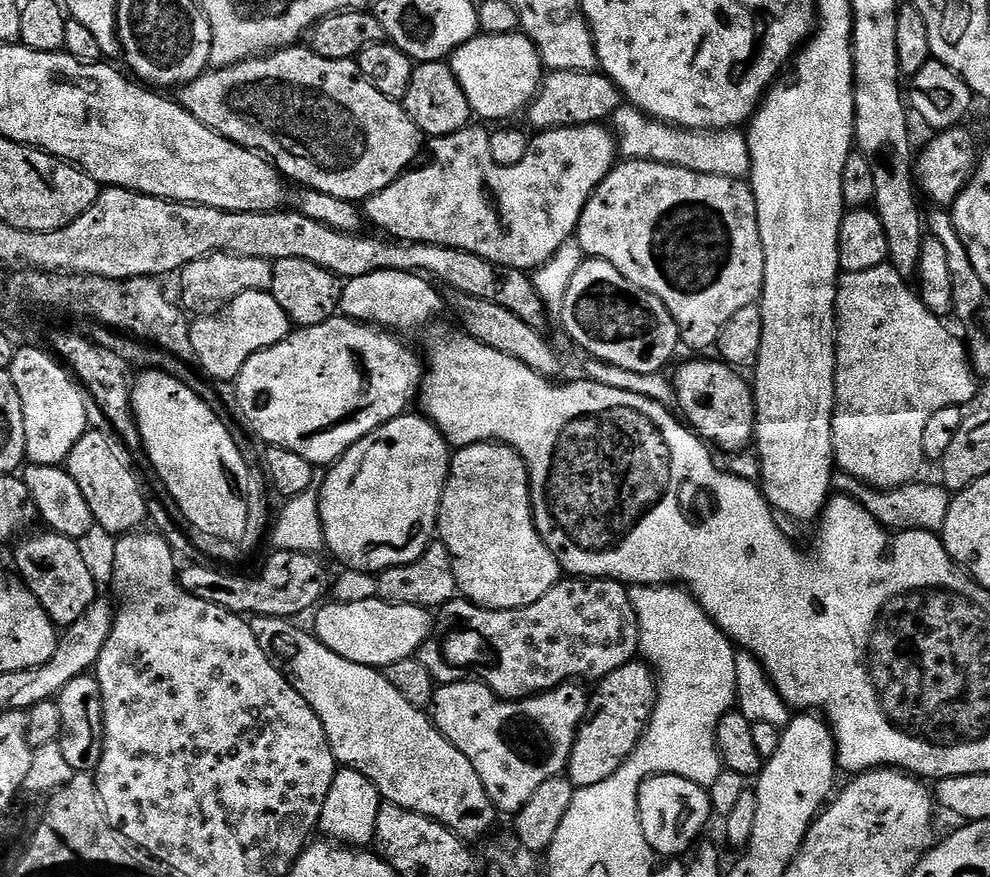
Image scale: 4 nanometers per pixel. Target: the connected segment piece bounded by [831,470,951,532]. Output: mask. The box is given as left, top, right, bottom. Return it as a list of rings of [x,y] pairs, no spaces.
[[[839,470],[833,471],[831,476],[831,486],[835,493],[851,496],[859,501],[868,514],[891,531],[938,532],[944,527],[951,495],[943,485],[934,482],[926,484],[922,481],[915,480],[898,488],[877,489]]]

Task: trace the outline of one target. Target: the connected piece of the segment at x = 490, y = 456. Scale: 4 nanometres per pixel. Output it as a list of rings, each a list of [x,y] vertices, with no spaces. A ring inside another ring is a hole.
[[[485,442],[455,449],[448,465],[448,481],[440,499],[438,540],[446,546],[459,595],[491,612],[525,608],[546,594],[562,579],[554,554],[542,542],[532,516],[532,495],[528,492],[528,470],[509,444]]]

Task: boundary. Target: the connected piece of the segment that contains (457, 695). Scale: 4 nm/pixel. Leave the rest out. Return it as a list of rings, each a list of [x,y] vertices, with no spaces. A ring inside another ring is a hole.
[[[471,678],[459,680],[456,684],[440,684],[432,695],[430,719],[455,748],[470,758],[470,766],[478,770],[478,778],[482,778],[482,786],[497,813],[515,814],[530,802],[534,790],[538,790],[546,778],[554,778],[567,769],[576,731],[588,715],[589,693],[579,687],[583,688],[579,683],[569,682],[549,692],[527,696],[524,700],[502,700],[485,684]]]

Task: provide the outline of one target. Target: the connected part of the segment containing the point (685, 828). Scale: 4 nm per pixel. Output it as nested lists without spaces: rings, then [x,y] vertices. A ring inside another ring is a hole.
[[[651,776],[644,780],[636,798],[636,813],[646,842],[660,858],[683,857],[683,852],[693,847],[692,842],[703,834],[708,819],[714,816],[708,788],[686,776]]]

